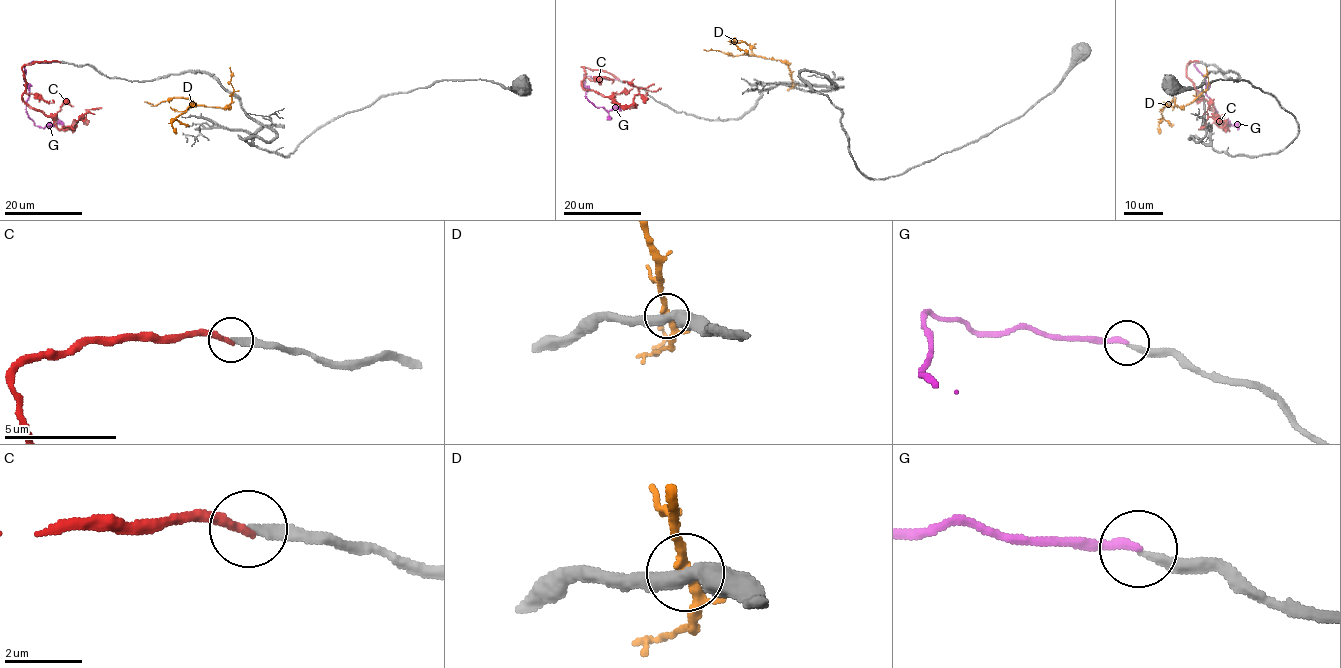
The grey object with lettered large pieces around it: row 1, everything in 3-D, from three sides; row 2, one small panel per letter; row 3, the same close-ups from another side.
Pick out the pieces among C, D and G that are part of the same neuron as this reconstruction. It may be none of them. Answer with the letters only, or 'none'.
C

